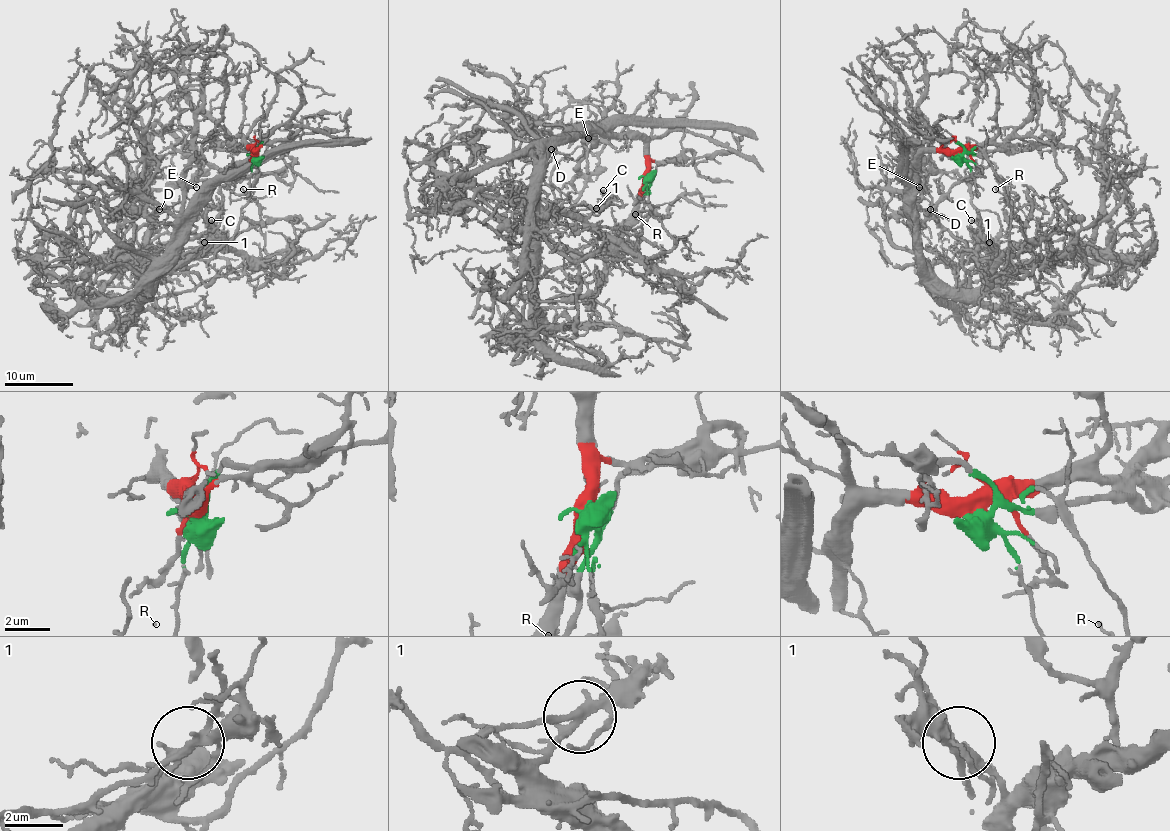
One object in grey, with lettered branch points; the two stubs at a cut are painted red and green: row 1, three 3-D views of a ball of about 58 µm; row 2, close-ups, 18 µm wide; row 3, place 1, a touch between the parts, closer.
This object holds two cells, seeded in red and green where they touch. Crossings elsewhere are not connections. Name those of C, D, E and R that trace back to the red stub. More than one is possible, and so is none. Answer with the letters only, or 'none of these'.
C, D, E

